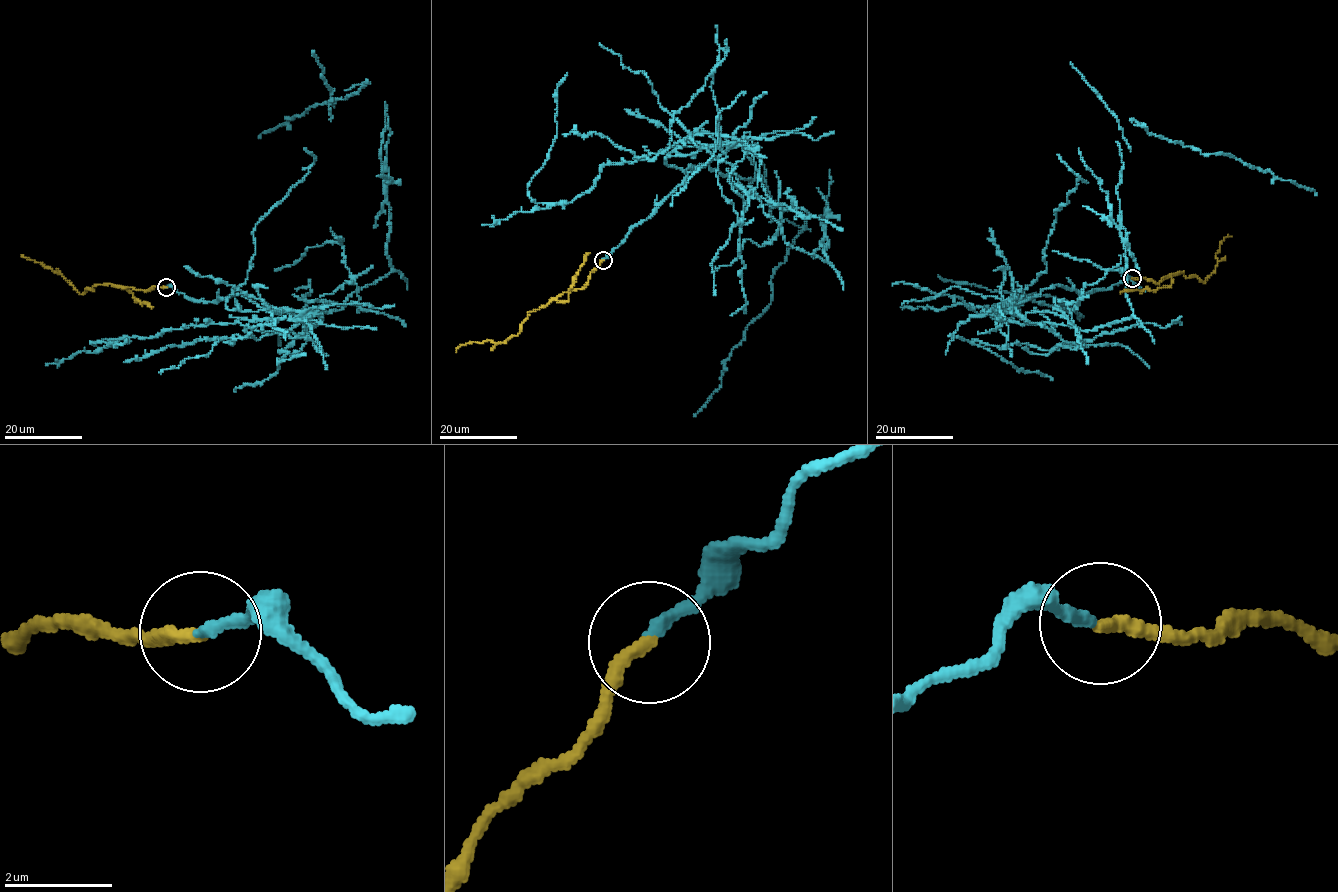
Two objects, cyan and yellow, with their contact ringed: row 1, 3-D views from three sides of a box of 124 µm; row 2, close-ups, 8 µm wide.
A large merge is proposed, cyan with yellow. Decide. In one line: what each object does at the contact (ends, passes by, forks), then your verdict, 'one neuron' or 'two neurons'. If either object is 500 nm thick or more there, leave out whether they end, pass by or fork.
cyan ends | yellow ends | two neurons

